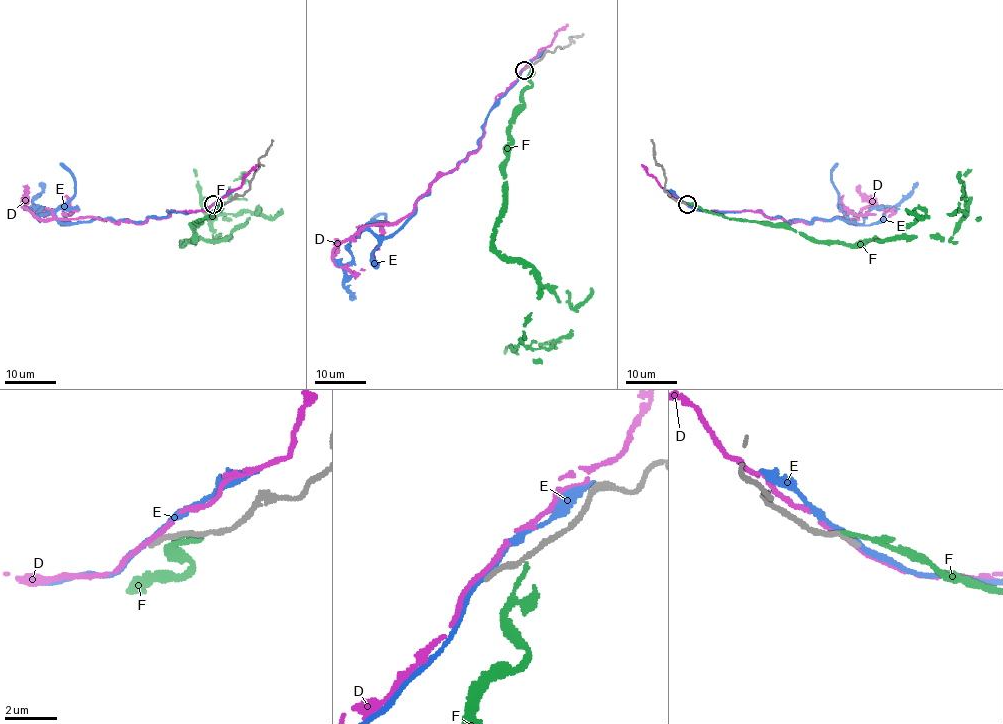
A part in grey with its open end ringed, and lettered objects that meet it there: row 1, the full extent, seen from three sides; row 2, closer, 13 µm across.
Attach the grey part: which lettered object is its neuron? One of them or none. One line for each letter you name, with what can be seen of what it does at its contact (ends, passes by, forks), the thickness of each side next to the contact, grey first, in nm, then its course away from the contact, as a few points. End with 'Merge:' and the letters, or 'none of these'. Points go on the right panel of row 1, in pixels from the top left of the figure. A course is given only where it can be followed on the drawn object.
Merge: none of these

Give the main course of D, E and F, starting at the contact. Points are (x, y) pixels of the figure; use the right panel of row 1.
D: (686, 204), (698, 210), (752, 210), (787, 223), (834, 217), (852, 221), (867, 208), (887, 209)
E: (686, 203), (700, 210), (763, 212), (787, 222), (835, 218), (854, 223), (849, 213), (895, 207), (917, 182)
F: (684, 203), (845, 245), (917, 236), (943, 238), (963, 217), (959, 182)

